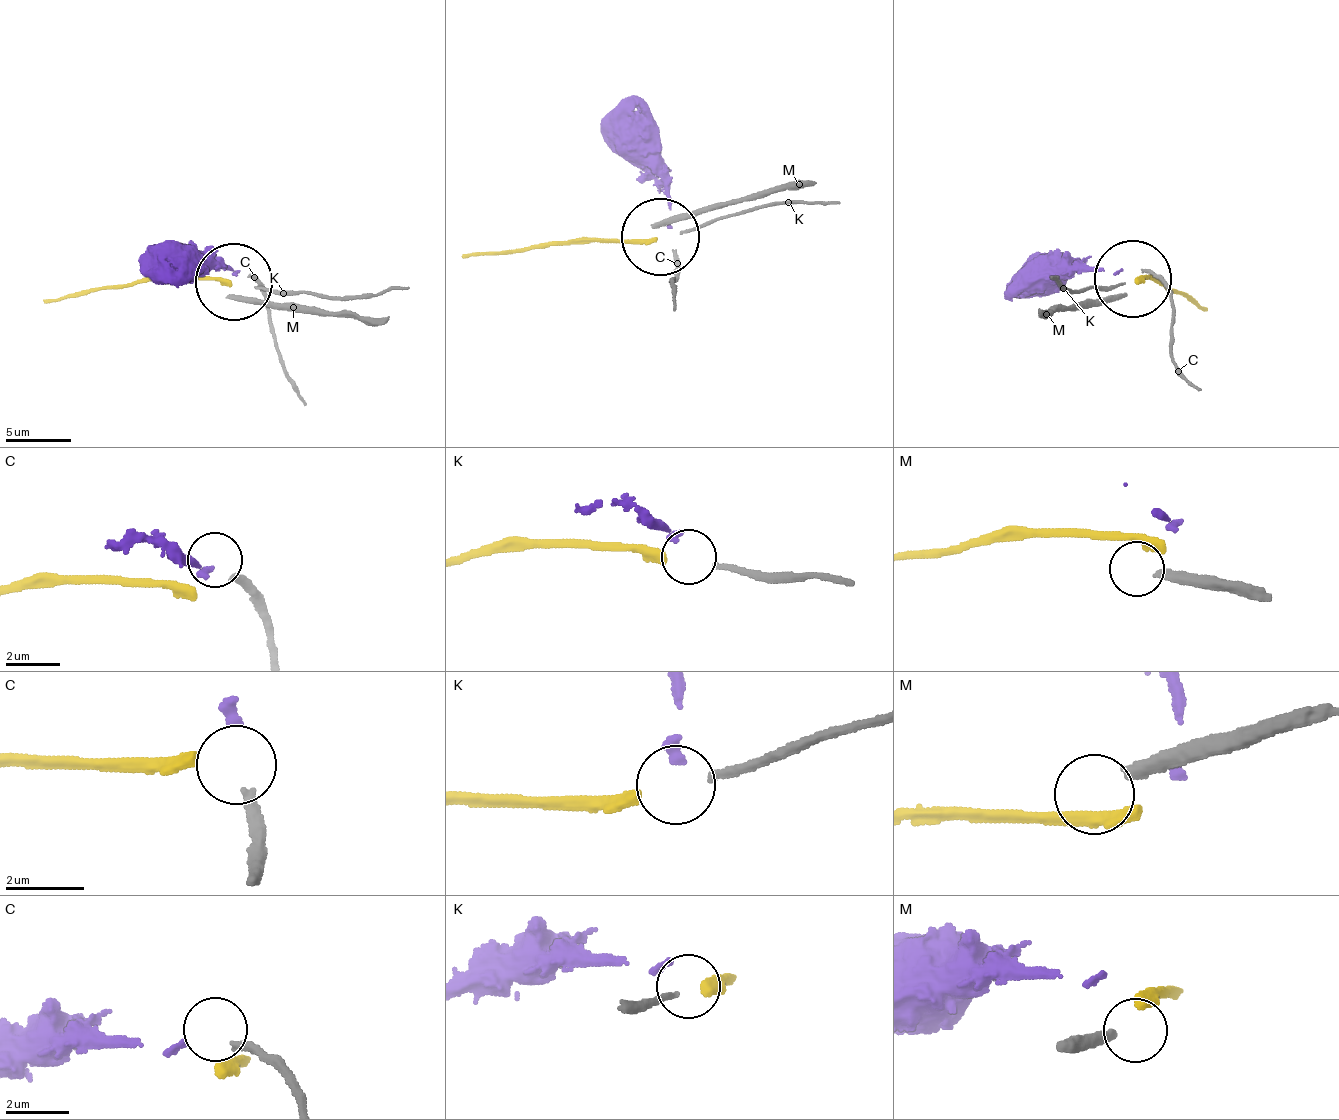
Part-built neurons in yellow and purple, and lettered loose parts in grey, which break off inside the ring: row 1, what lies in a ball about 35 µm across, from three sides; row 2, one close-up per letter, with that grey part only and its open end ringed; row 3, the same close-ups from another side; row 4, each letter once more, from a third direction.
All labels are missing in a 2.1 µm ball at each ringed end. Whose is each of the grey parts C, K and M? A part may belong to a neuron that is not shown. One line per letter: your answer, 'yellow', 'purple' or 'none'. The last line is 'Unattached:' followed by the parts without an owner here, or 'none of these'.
C: purple
K: yellow
M: none
Unattached: M

